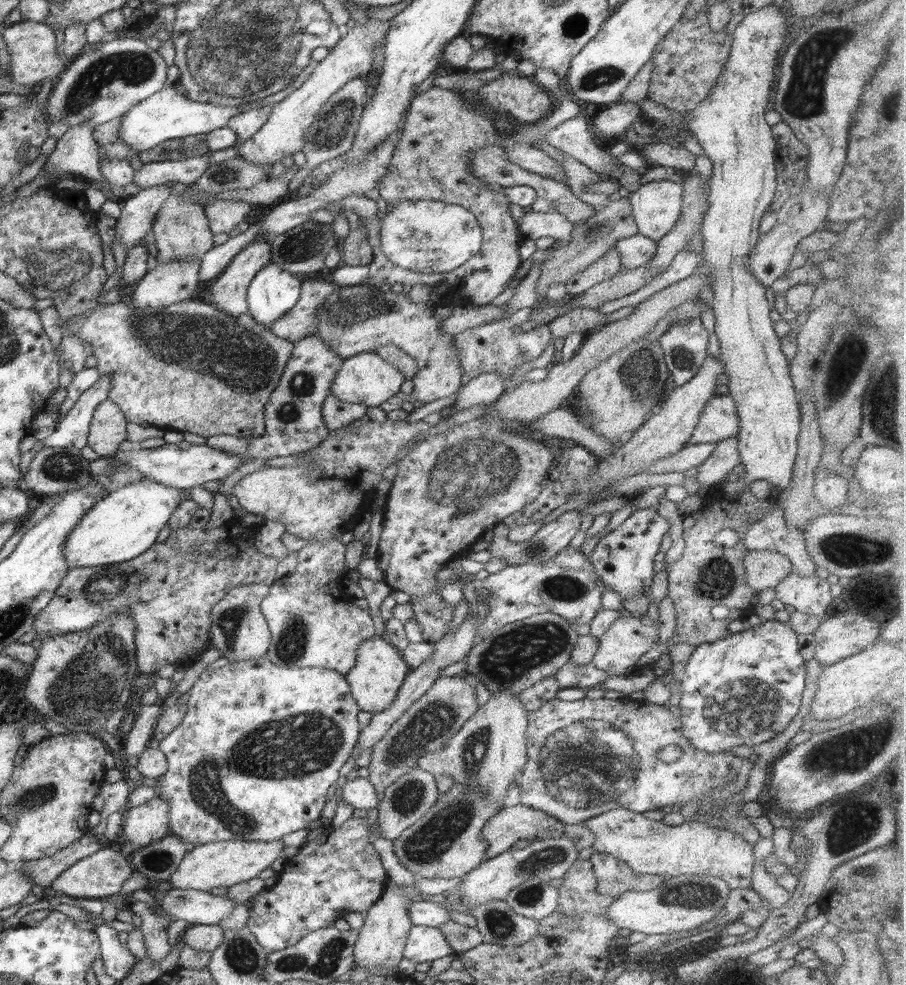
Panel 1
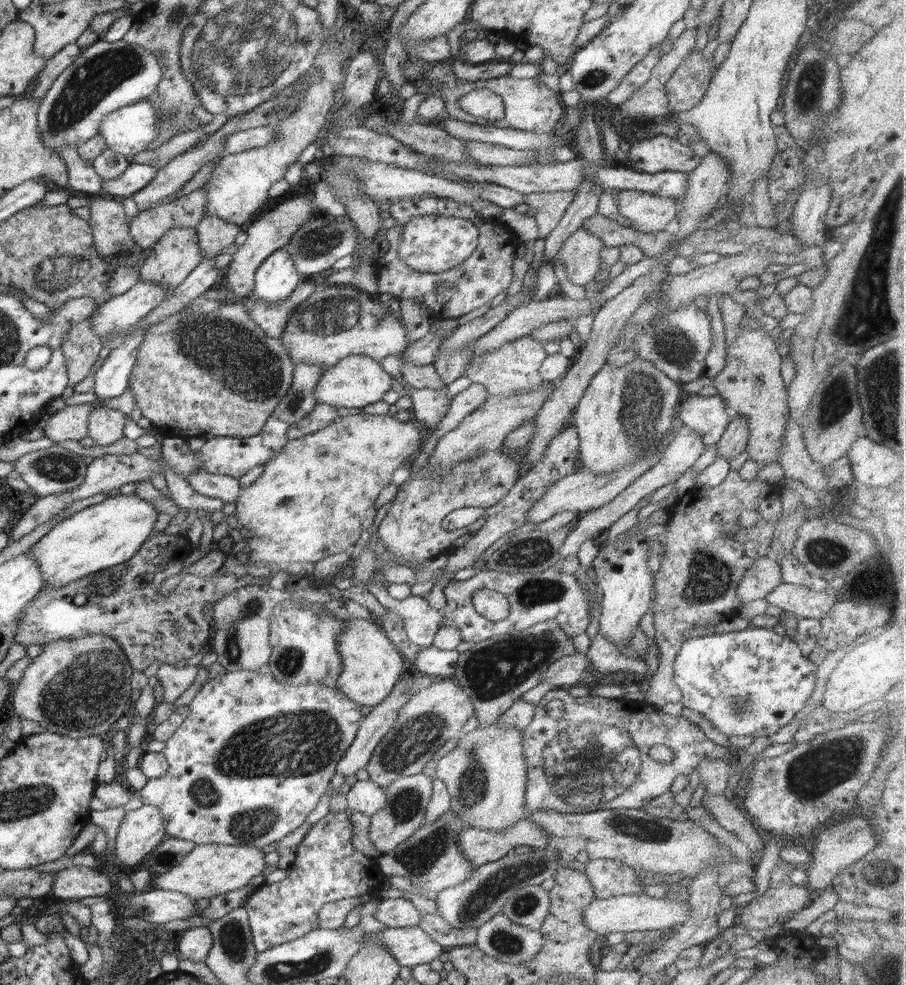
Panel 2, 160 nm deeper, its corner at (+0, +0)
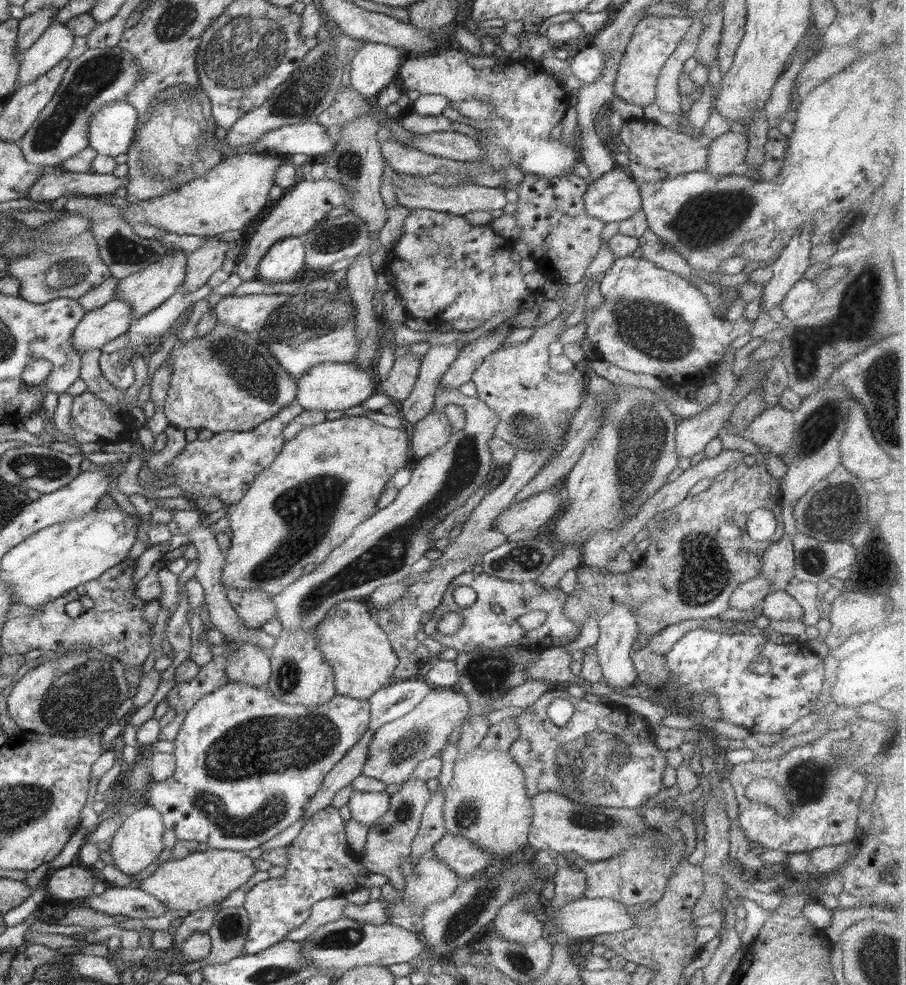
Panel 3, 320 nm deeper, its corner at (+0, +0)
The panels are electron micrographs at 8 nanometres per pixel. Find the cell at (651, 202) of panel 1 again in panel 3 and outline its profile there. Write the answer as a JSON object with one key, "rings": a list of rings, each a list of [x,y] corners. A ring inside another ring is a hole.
{"rings":[[[620,166],[590,182],[583,201],[586,214],[605,224],[626,221],[643,210],[639,184]]]}

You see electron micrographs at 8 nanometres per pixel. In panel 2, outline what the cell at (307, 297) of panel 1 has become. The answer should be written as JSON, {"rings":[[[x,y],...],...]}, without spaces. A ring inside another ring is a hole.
{"rings":[[[302,281],[284,300],[278,302],[261,301],[254,297],[244,297],[242,300],[227,298],[223,304],[241,301],[248,311],[248,316],[268,336],[279,338],[292,311],[307,299],[315,290],[315,283]]]}

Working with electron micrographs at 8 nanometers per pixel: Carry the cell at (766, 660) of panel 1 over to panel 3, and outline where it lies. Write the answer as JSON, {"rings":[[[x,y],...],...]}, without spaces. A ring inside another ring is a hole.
{"rings":[[[696,628],[696,630],[690,630],[687,634],[684,634],[680,640],[674,644],[674,647],[670,649],[666,654],[666,662],[669,676],[673,679],[676,679],[684,688],[690,693],[690,698],[693,698],[697,693],[702,693],[706,689],[710,690],[710,695],[698,695],[703,696],[704,699],[710,698],[711,695],[716,696],[718,699],[723,723],[722,725],[730,724],[738,726],[746,730],[749,734],[756,734],[757,736],[762,735],[772,735],[772,734],[781,734],[783,730],[790,728],[794,722],[800,718],[810,715],[811,711],[814,711],[815,703],[819,699],[820,693],[827,690],[827,686],[824,685],[824,663],[820,659],[820,656],[817,656],[814,651],[808,647],[806,643],[800,643],[795,640],[785,639],[781,642],[769,642],[767,638],[763,635],[756,634],[756,636],[751,636],[751,634],[736,633],[726,634],[720,632],[714,632],[714,630],[704,630],[704,628]]]}

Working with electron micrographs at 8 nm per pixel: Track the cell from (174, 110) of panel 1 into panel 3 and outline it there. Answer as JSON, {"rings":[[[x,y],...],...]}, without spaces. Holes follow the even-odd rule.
{"rings":[[[125,100],[102,106],[88,122],[89,148],[108,157],[126,154],[136,134],[136,122],[138,112]]]}

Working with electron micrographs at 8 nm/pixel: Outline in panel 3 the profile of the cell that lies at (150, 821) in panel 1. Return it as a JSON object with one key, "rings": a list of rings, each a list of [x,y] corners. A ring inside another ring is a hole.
{"rings":[[[144,804],[132,813],[123,817],[123,823],[110,841],[109,854],[113,860],[113,866],[127,875],[135,875],[142,872],[146,866],[150,866],[160,853],[165,849],[163,834],[163,816],[152,806]]]}

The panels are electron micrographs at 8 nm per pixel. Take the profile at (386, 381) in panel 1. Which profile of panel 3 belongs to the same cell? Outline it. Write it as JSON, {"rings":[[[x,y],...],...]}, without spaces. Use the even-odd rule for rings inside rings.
{"rings":[[[324,362],[314,366],[308,373],[297,379],[297,393],[295,400],[303,410],[319,410],[332,412],[332,410],[346,410],[352,406],[360,405],[372,394],[378,393],[379,379],[376,371],[362,371],[352,363]]]}

